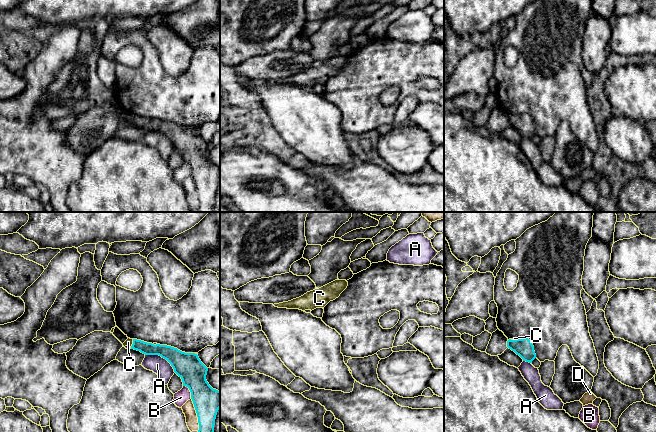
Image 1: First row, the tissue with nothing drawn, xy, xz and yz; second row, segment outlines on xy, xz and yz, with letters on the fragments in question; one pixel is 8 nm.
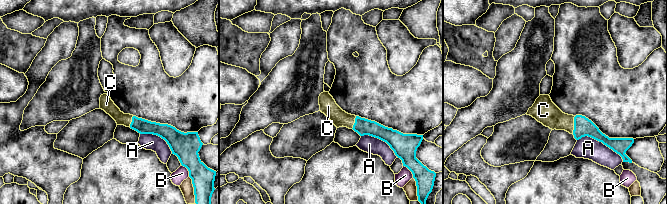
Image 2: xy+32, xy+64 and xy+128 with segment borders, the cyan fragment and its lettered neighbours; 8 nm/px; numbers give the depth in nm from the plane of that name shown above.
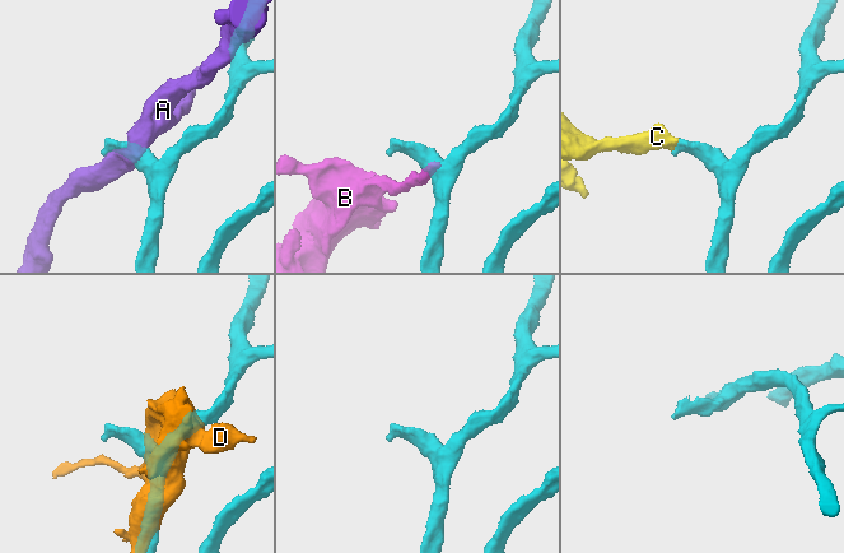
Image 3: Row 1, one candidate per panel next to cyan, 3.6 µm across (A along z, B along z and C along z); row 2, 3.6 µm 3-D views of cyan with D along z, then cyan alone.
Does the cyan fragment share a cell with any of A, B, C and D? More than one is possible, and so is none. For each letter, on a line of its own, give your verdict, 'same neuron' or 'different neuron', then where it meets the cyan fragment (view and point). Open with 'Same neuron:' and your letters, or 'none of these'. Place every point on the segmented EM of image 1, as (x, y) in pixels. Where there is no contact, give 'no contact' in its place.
Same neuron: C
A: different neuron; contact xy (162, 357)
B: different neuron; contact xy (190, 391)
C: same neuron; contact xy (133, 343)
D: different neuron; contact xy (197, 414)

